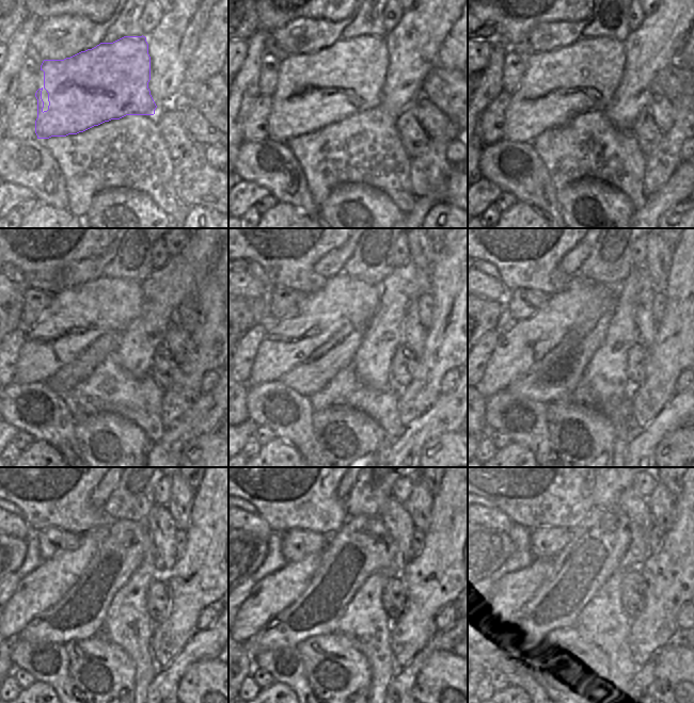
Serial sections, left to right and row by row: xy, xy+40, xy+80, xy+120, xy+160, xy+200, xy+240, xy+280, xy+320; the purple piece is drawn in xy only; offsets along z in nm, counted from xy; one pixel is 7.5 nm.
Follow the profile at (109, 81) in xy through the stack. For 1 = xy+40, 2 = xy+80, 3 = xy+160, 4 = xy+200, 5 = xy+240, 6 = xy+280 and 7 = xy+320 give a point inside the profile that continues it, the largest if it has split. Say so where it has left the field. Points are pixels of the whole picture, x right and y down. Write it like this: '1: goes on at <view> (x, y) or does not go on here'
1: goes on at xy+40 (347, 78)
2: goes on at xy+80 (560, 84)
3: goes on at xy+160 (344, 301)
4: goes on at xy+200 (527, 341)
5: goes on at xy+240 (37, 591)
6: goes on at xy+280 (277, 591)
7: goes on at xy+320 (507, 596)

